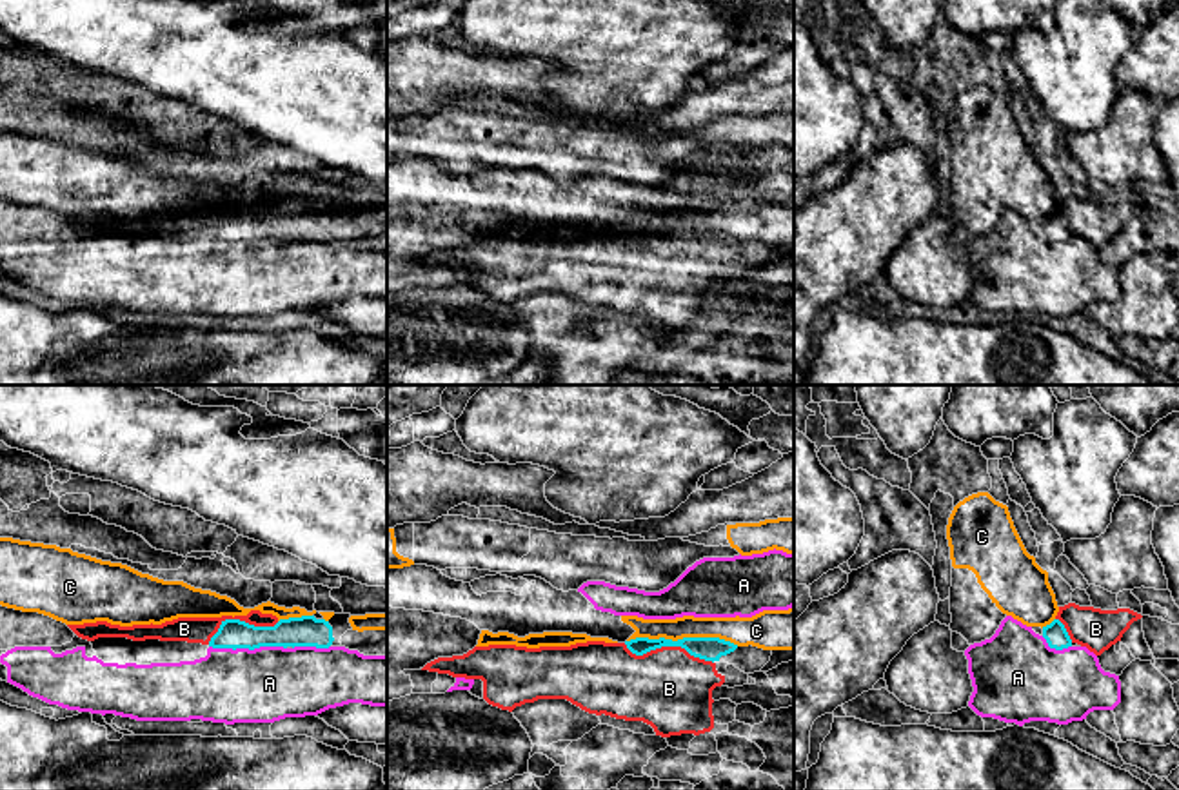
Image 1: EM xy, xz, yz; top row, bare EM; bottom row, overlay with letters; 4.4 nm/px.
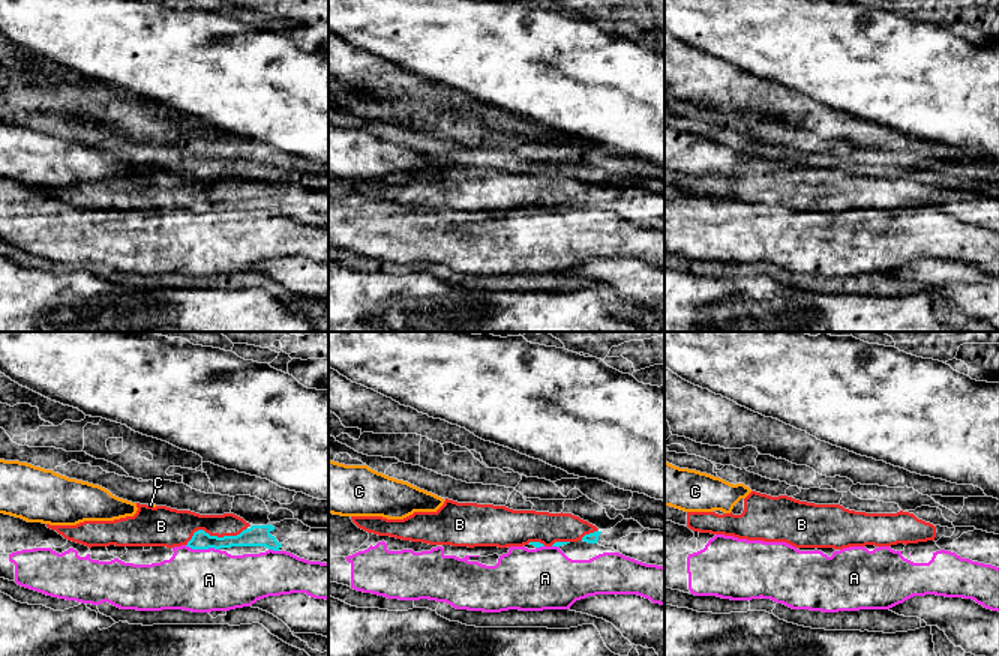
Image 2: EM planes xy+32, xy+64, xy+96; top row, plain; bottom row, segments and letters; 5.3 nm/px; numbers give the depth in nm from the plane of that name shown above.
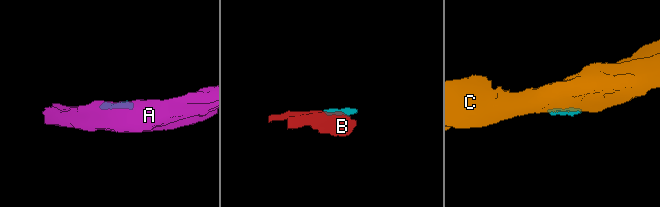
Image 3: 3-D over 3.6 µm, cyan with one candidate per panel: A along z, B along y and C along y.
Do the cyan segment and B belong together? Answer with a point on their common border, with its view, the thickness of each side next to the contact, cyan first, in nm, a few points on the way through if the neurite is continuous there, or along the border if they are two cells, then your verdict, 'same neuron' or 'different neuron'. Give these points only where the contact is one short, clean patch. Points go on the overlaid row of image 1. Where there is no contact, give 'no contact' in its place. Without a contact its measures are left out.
xz (669, 645) | 110/360 nm | across xz (711, 649), (669, 645), (669, 689) | same neuron

